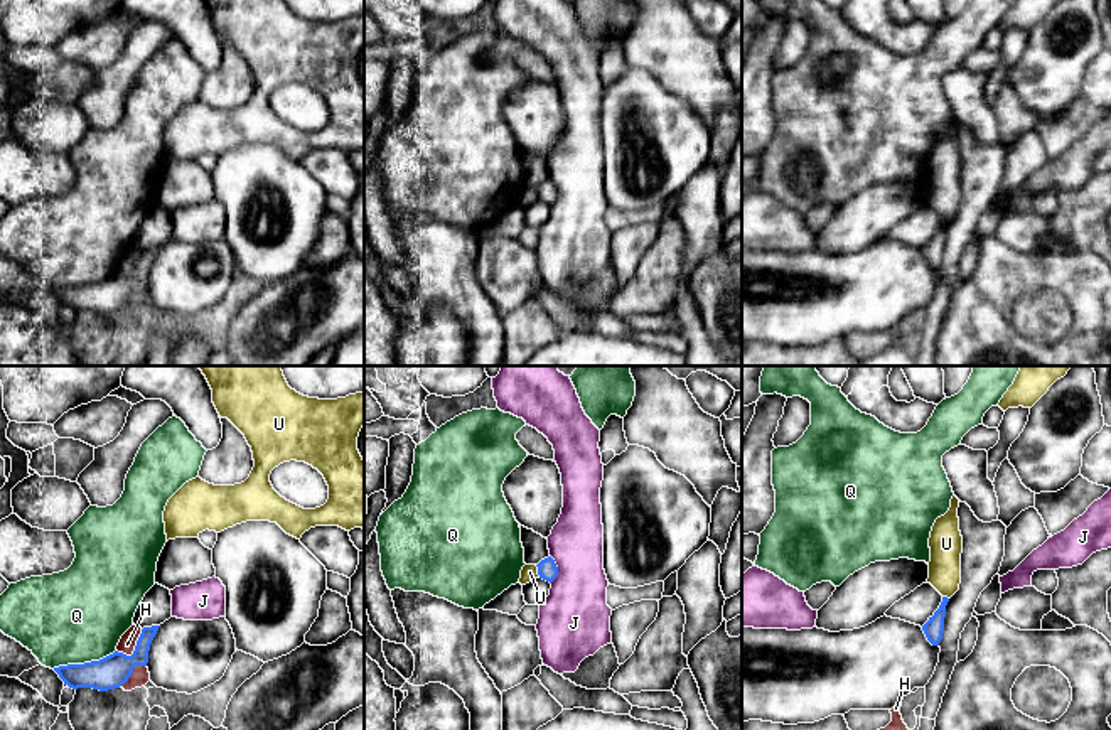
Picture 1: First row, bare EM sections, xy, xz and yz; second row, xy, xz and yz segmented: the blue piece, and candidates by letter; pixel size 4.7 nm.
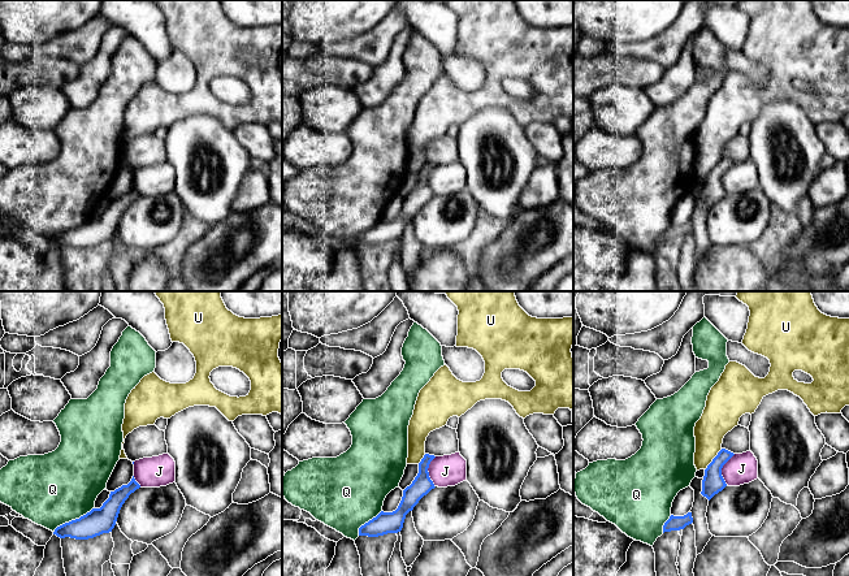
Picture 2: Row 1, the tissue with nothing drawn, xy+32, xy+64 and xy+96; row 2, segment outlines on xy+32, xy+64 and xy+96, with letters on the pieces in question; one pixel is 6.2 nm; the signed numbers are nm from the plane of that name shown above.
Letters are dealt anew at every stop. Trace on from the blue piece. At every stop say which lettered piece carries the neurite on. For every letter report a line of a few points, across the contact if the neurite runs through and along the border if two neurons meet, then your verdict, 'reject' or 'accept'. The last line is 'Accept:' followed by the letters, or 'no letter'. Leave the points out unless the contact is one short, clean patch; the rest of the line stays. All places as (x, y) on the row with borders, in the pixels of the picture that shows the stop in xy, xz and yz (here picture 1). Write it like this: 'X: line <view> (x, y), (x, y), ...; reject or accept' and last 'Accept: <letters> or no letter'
H: line xy (142, 629), (130, 654), (117, 651); reject
J: line xz (550, 555), (557, 567), (557, 577), (552, 582); reject
Q: reject
U: line xz (535, 565), (540, 575); reject
Accept: no letter

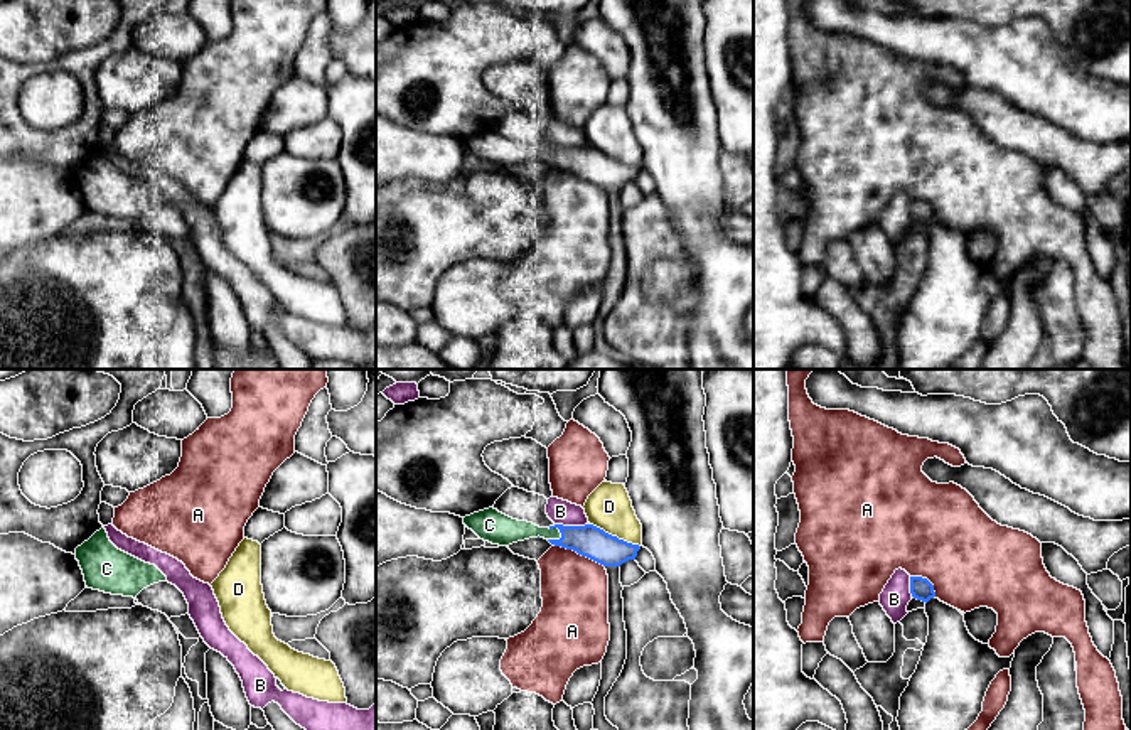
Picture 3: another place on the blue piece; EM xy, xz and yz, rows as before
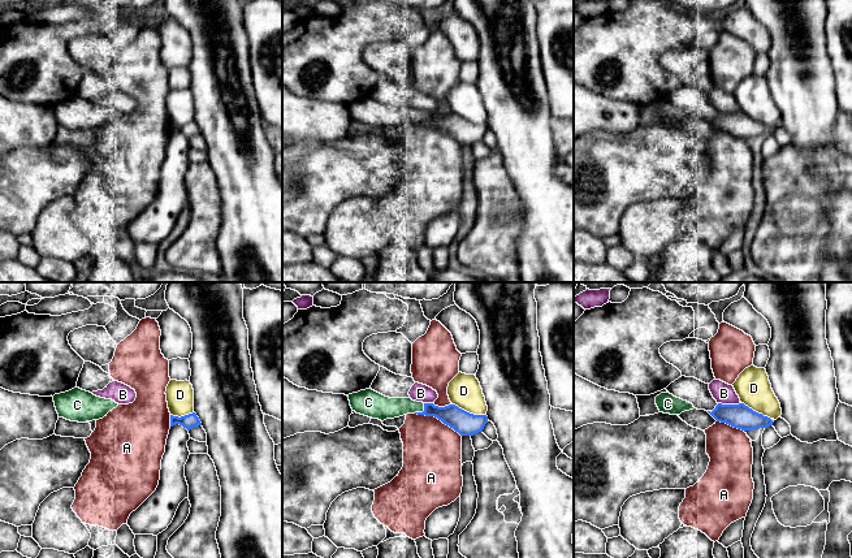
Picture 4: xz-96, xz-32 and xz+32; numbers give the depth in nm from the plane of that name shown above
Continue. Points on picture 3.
A: reject
B: line xz (555, 523), (589, 525); reject
C: accept
D: line xz (590, 523), (639, 547); reject
Accept: C

